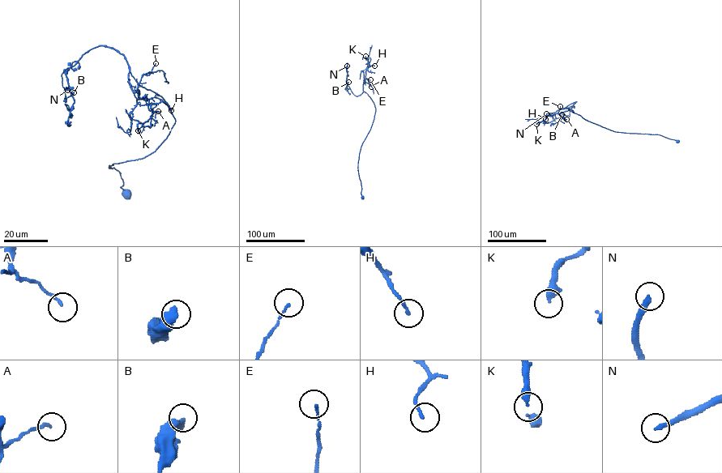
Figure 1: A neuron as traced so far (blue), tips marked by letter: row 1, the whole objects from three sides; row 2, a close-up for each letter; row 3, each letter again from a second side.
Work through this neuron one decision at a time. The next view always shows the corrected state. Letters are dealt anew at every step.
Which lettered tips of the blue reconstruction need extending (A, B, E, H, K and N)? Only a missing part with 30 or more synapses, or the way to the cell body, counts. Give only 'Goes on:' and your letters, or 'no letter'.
Goes on: N

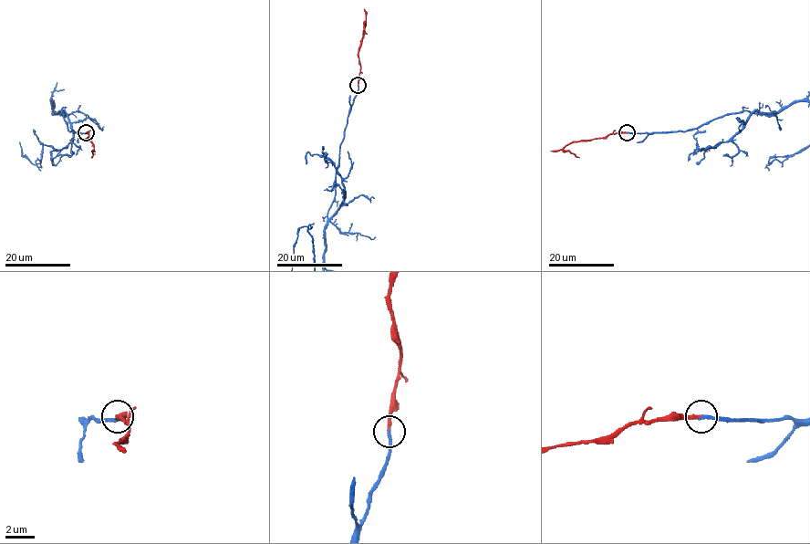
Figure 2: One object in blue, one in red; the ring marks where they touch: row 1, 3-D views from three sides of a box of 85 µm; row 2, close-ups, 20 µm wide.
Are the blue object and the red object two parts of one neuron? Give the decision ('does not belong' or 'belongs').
belongs

